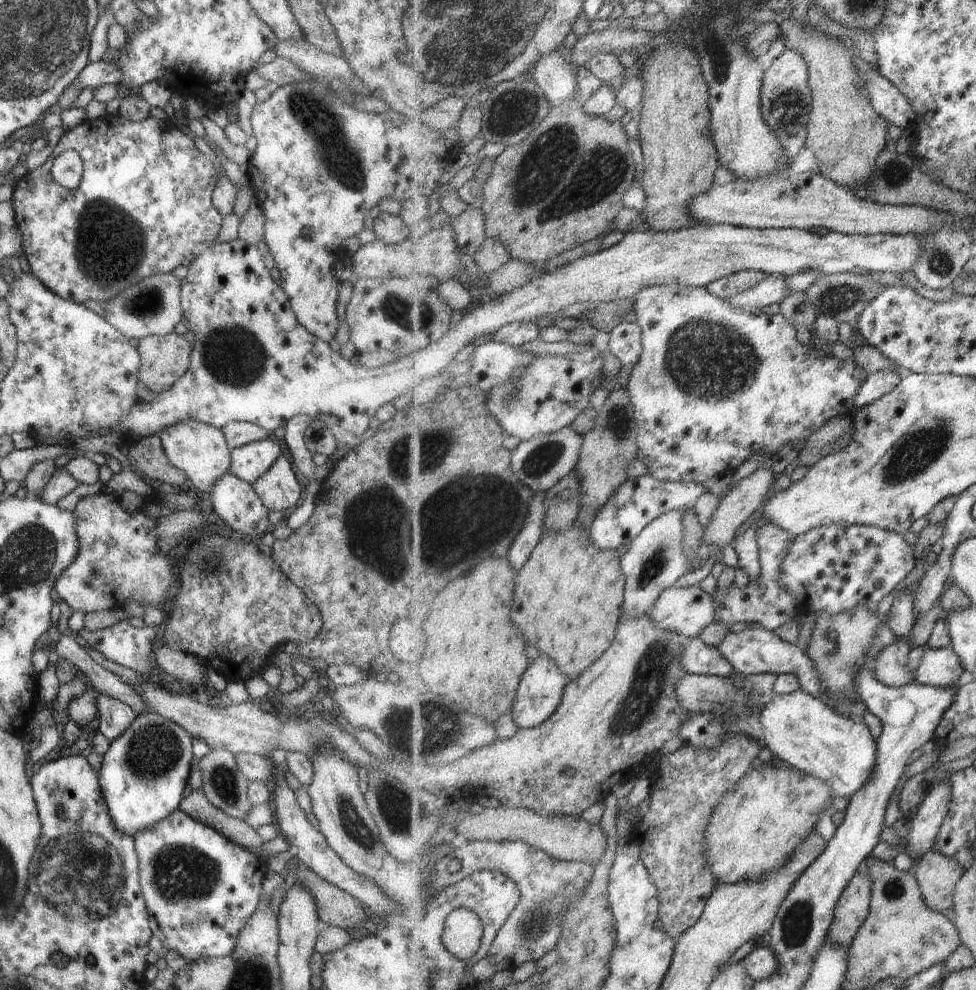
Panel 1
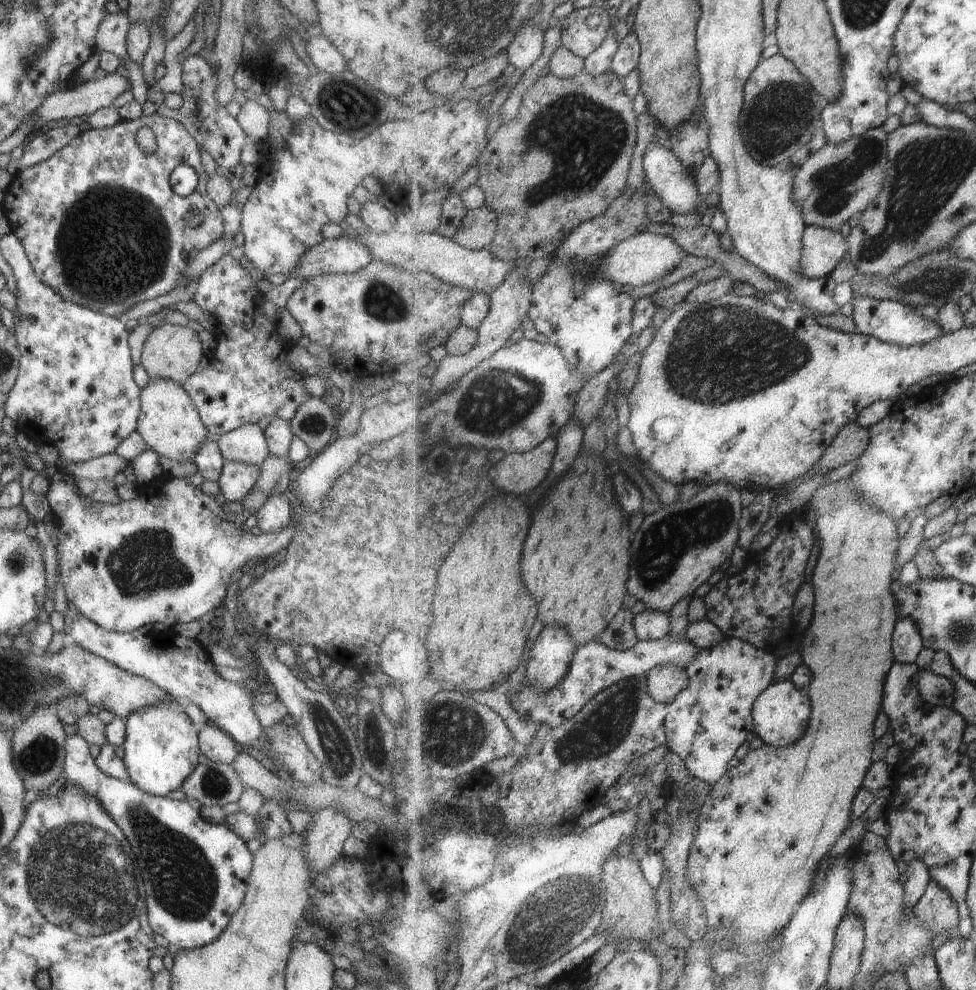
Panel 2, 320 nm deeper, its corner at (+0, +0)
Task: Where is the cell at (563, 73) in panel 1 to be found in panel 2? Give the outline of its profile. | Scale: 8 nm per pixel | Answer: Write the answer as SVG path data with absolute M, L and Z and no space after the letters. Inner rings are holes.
M525 22L508 50L508 60L523 72L543 56L543 28L537 22Z

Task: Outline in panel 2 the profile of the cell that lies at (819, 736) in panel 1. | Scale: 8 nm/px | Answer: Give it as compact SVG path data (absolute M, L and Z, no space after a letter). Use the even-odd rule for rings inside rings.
M791 681L771 684L753 708L756 731L764 743L775 747L787 747L804 738L808 719L812 717L812 701L808 694L801 693Z

